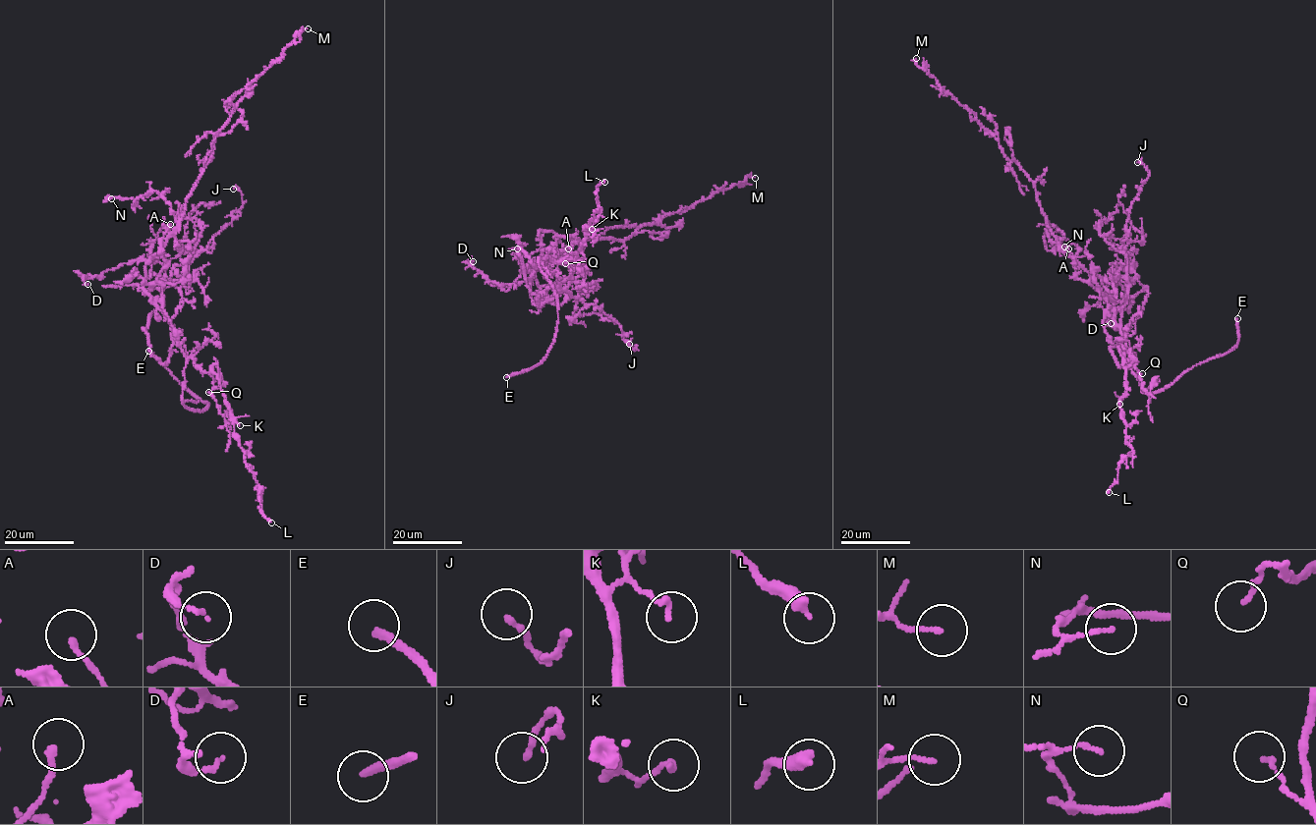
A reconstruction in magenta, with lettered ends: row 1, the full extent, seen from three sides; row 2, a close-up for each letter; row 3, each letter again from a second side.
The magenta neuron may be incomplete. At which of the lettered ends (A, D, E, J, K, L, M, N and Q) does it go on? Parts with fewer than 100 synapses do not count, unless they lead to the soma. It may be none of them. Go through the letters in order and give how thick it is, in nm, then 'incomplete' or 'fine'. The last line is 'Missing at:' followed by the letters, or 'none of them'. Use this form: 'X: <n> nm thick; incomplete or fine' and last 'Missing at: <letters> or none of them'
A: 180 nm thick; fine
D: 110 nm thick; fine
E: 240 nm thick; incomplete
J: 180 nm thick; fine
K: 140 nm thick; fine
L: 380 nm thick; fine
M: 110 nm thick; fine
N: 100 nm thick; fine
Q: 120 nm thick; fine
Missing at: E

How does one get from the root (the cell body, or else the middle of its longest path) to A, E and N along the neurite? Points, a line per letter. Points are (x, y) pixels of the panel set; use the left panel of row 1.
A: (144, 271), (144, 291), (155, 303), (148, 292), (158, 283), (157, 279), (168, 263), (160, 248), (170, 224)
E: (144, 271), (144, 291), (170, 323), (171, 334), (187, 358), (182, 403), (198, 412), (208, 407), (148, 351)
N: (144, 271), (178, 225), (173, 210), (156, 192), (138, 197), (135, 207), (134, 198), (111, 198)

